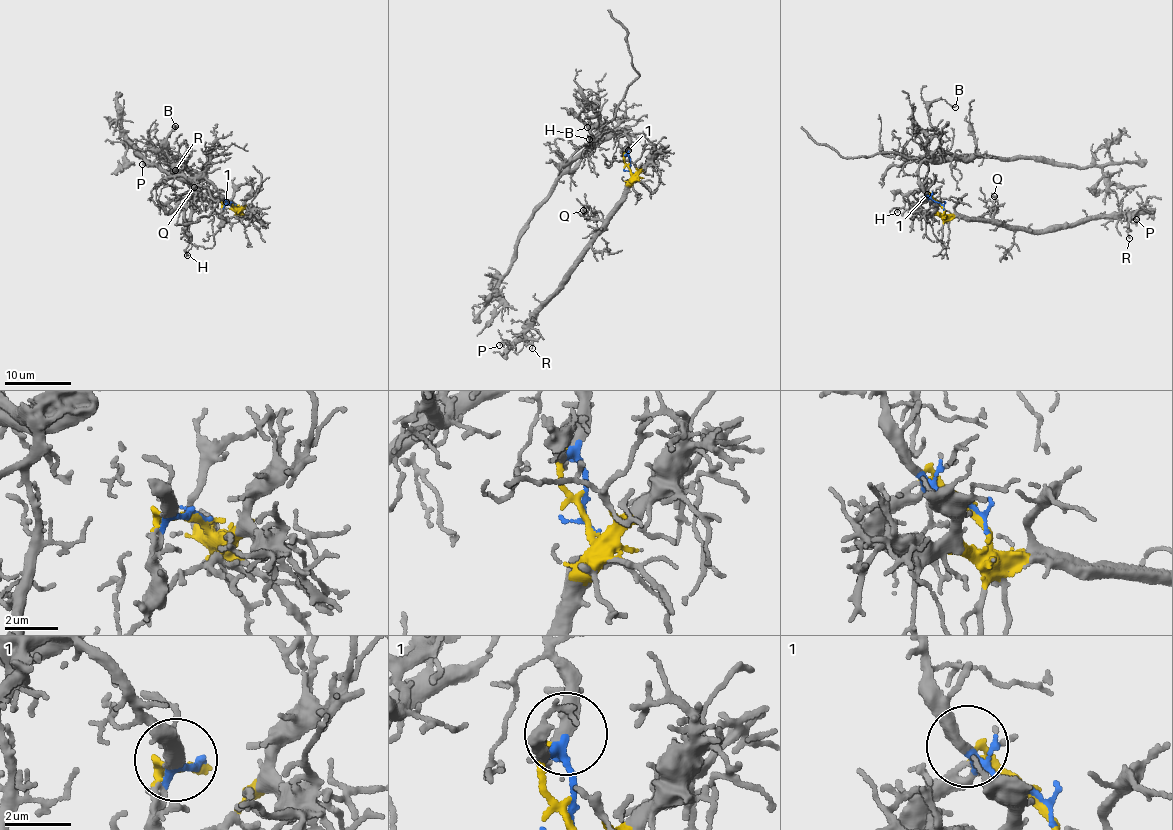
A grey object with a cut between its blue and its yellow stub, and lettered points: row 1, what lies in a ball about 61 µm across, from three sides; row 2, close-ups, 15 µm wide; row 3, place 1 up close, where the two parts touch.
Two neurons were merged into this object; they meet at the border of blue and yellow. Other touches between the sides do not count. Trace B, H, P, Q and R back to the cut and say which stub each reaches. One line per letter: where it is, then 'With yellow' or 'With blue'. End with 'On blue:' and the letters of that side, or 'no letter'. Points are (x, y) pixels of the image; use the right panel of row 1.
B: Place: (955, 107). With blue
H: Place: (897, 212). With blue
P: Place: (1136, 219). With yellow
Q: Place: (994, 196). With yellow
R: Place: (1129, 238). With yellow
On blue: B, H

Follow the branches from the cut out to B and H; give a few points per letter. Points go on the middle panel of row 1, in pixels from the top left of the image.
B: (630, 168), (630, 143), (625, 132), (593, 124), (583, 105), (588, 109), (586, 127)
H: (630, 168), (630, 143), (619, 128), (596, 137), (594, 146), (590, 140), (593, 137), (589, 136), (588, 139)

